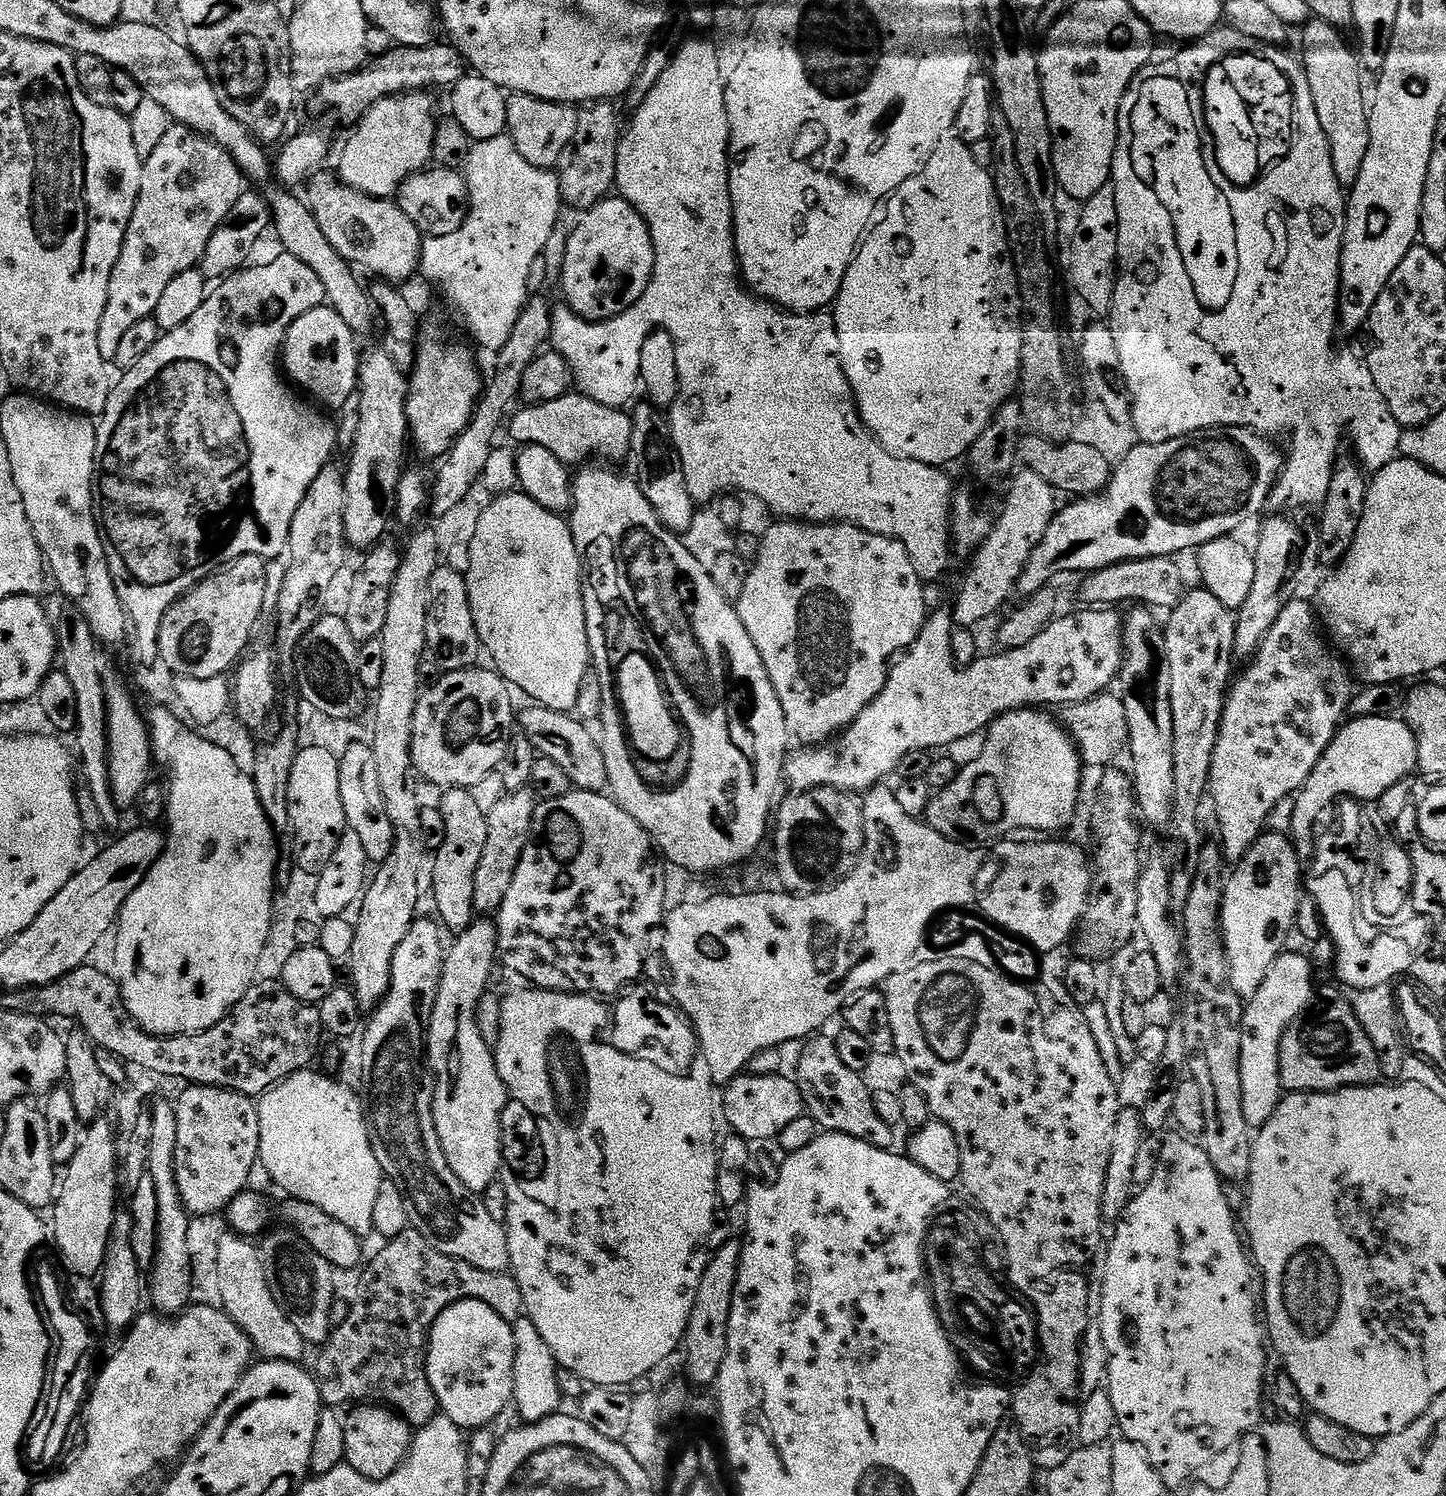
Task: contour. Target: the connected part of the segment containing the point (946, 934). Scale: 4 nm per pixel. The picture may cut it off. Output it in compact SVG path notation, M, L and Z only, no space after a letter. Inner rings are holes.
M983 868L972 875L972 901L962 904L948 904L942 908L938 908L936 912L929 916L924 923L924 929L921 929L919 947L912 955L912 961L916 960L934 960L940 958L942 961L948 958L956 948L966 946L973 942L973 945L980 944L980 940L976 938L968 938L968 930L972 930L974 934L990 934L988 938L992 938L992 942L986 942L984 948L988 946L988 950L992 948L992 954L1000 954L996 956L996 960L1000 962L1010 962L1012 956L1012 964L996 964L996 972L1000 972L1000 976L1004 976L1004 980L1008 980L1008 984L1016 984L1016 988L1025 988L1027 992L1040 992L1042 982L1046 978L1044 972L1044 960L1046 953L1039 949L1039 945L1035 941L1027 940L1021 933L1018 932L994 932L994 922L999 922L996 917L992 916L991 912L984 906L986 899L992 897L992 892L999 878L1004 876L1002 868ZM984 922L984 924L982 924ZM980 928L980 930L976 930ZM994 938L998 944L994 944Z

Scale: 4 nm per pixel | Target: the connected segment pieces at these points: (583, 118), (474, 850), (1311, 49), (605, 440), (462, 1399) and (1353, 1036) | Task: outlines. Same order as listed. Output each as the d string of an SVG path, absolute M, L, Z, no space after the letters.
M596 102L580 112L578 130L574 130L574 138L570 146L566 146L558 165L560 198L567 207L569 204L579 210L593 208L613 191L622 124L620 128L620 120L612 107L608 102Z
M450 788L443 793L438 807L444 823L444 841L435 849L436 865L432 868L432 896L436 899L436 912L439 923L452 934L459 934L474 922L474 870L478 868L478 858L482 856L482 846L488 833L488 817L474 802L471 791L467 788Z
M1309 19L1302 31L1302 67L1306 82L1310 82L1310 98L1314 102L1314 110L1318 110L1318 122L1322 122L1322 134L1326 134L1326 142L1330 142L1330 162L1334 162L1334 174L1341 186L1351 186L1358 182L1362 162L1366 162L1366 150L1370 150L1370 108L1366 96L1364 100L1365 77L1362 75L1360 57L1353 45L1344 41L1346 36L1343 31L1320 19Z
M569 394L558 398L554 402L529 404L521 407L521 412L513 411L507 421L506 430L517 440L517 445L542 446L550 450L550 454L557 456L563 464L569 466L584 466L589 463L591 456L597 456L597 461L612 462L608 460L627 461L630 456L630 434L632 433L632 418L627 411L611 408L602 402L594 402L589 396L583 394Z
M460 1300L457 1304L451 1304L448 1309L434 1322L432 1333L428 1335L428 1377L430 1378L430 1386L436 1395L436 1403L439 1411L443 1415L450 1418L450 1422L454 1422L461 1430L475 1430L479 1428L487 1428L495 1425L494 1422L503 1414L509 1411L512 1404L512 1379L514 1378L514 1334L512 1333L512 1324L502 1319L498 1314L494 1314L494 1310L490 1310L490 1306L486 1306L477 1300Z
M1324 988L1321 992L1319 989L1312 1005L1288 1027L1282 1038L1280 1087L1285 1093L1336 1092L1349 1086L1367 1088L1381 1079L1378 1050L1370 1042L1362 1022L1358 1022L1357 1009L1336 988Z

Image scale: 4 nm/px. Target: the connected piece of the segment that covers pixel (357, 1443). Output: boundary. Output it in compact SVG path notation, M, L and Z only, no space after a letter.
M362 1404L353 1407L349 1412L352 1413L344 1416L346 1463L354 1470L358 1470L358 1474L362 1474L367 1480L384 1480L397 1472L412 1450L412 1425L391 1408L374 1404Z

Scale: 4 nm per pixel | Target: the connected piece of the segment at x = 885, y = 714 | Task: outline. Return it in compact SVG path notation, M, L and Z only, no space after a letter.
M945 610L933 611L931 613L931 615L929 615L927 617L927 619L925 619L924 629L921 630L921 632L918 634L918 638L912 643L912 645L910 645L907 648L907 650L903 653L903 655L901 655L899 657L899 659L897 659L895 661L895 663L893 663L891 665L890 671L888 673L888 681L884 683L884 689L881 690L881 692L878 694L878 698L874 698L874 702L870 702L870 706L866 706L866 710L862 710L862 714L858 714L858 718L854 718L854 722L852 723L851 726L849 726L848 728L845 728L843 732L833 736L831 740L829 740L829 741L827 741L827 742L825 742L819 746L805 747L803 750L800 750L800 751L804 751L804 752L798 753L797 756L795 753L795 755L793 755L791 757L791 759L789 759L787 761L786 780L787 780L787 783L790 782L793 784L793 786L794 786L793 789L795 789L796 792L807 792L808 789L810 789L810 788L823 788L823 787L825 787L825 788L836 788L837 791L845 792L847 794L863 794L869 788L872 788L873 786L875 786L875 784L881 783L881 781L883 781L885 778L888 778L888 777L884 777L884 776L888 776L890 774L892 776L893 773L895 773L897 771L899 764L906 757L906 754L913 753L914 751L926 751L926 752L931 753L933 750L935 750L934 748L940 748L940 750L947 749L948 745L956 742L958 739L966 738L967 735L974 735L976 733L979 733L979 734L983 733L985 731L985 729L987 729L988 725L992 723L992 721L996 720L1000 716L1004 716L1008 712L1016 711L1017 708L1039 709L1041 706L1048 706L1048 705L1044 705L1044 704L1060 704L1059 706L1067 706L1067 705L1072 705L1072 704L1084 703L1087 700L1094 699L1095 696L1099 696L1101 693L1107 693L1109 691L1109 689L1111 689L1113 687L1115 678L1116 678L1117 674L1120 673L1120 664L1122 663L1122 661L1124 661L1124 653L1122 651L1122 649L1124 647L1124 621L1122 619L1121 613L1119 613L1119 614L1116 613L1116 612L1119 612L1116 610L1084 610L1084 611L1088 611L1088 612L1076 612L1073 614L1073 616L1061 615L1059 618L1050 621L1047 628L1044 628L1042 630L1042 634L1038 634L1038 638L1034 638L1034 642L1030 642L1026 646L1022 646L1021 648L1010 648L1010 649L1001 651L999 653L1001 656L992 656L989 658L989 660L984 660L985 658L977 658L977 660L975 662L973 662L972 664L966 664L966 665L961 666L961 665L958 665L954 662L954 658L952 657L952 651L950 650L950 638L952 637L952 630L954 627L954 616L953 616L953 613L951 611L948 611L948 612L944 612L944 611Z

